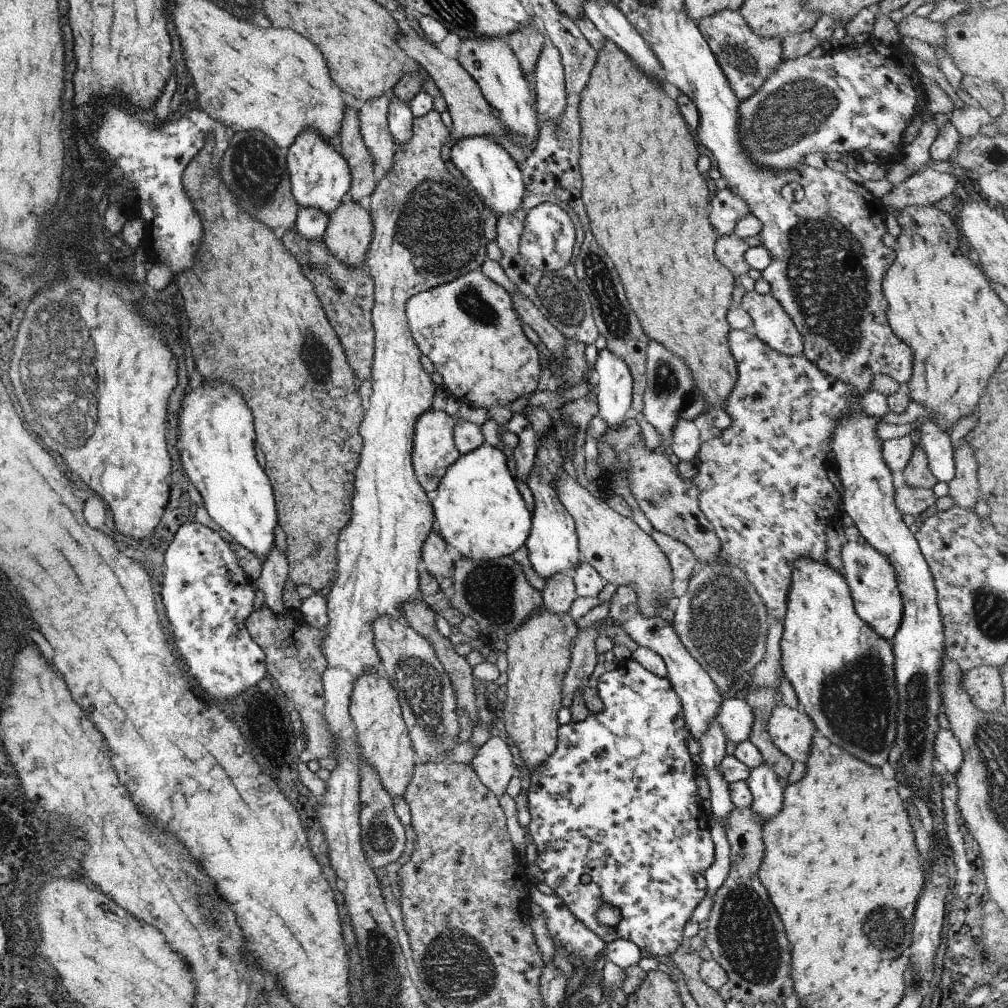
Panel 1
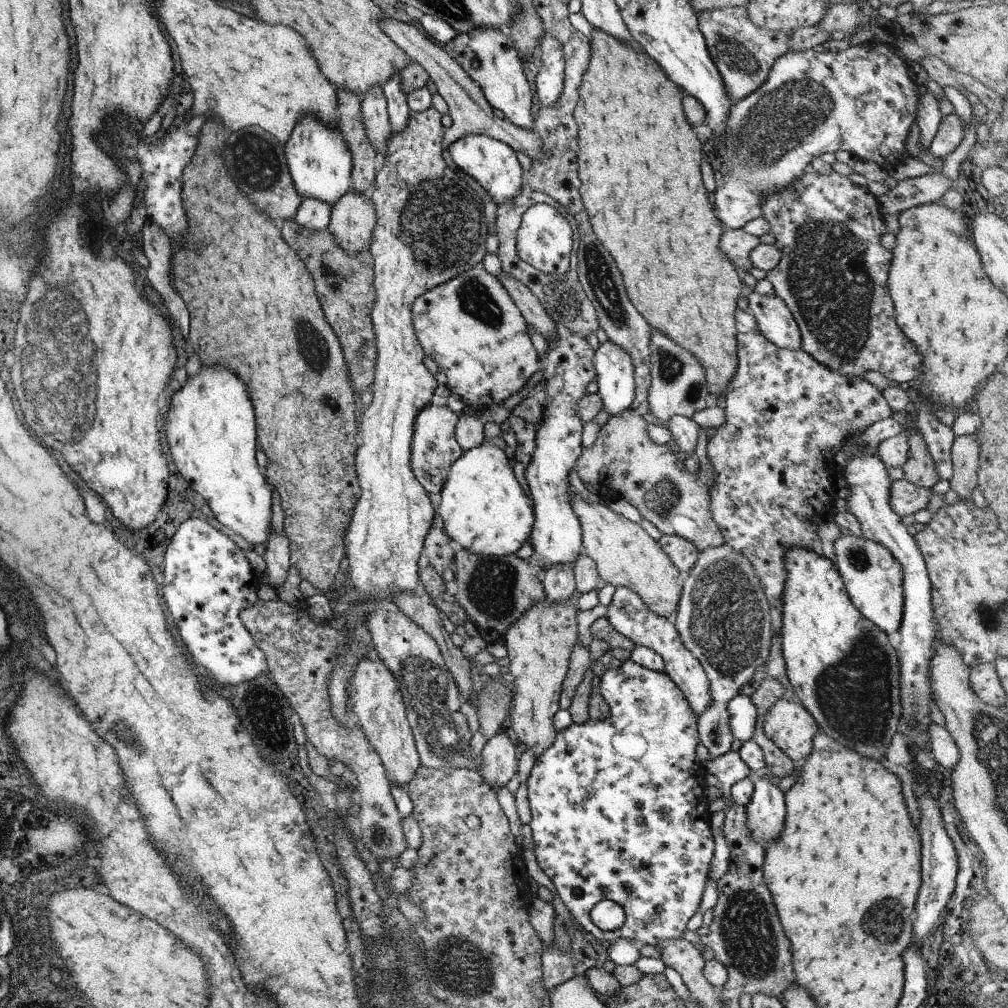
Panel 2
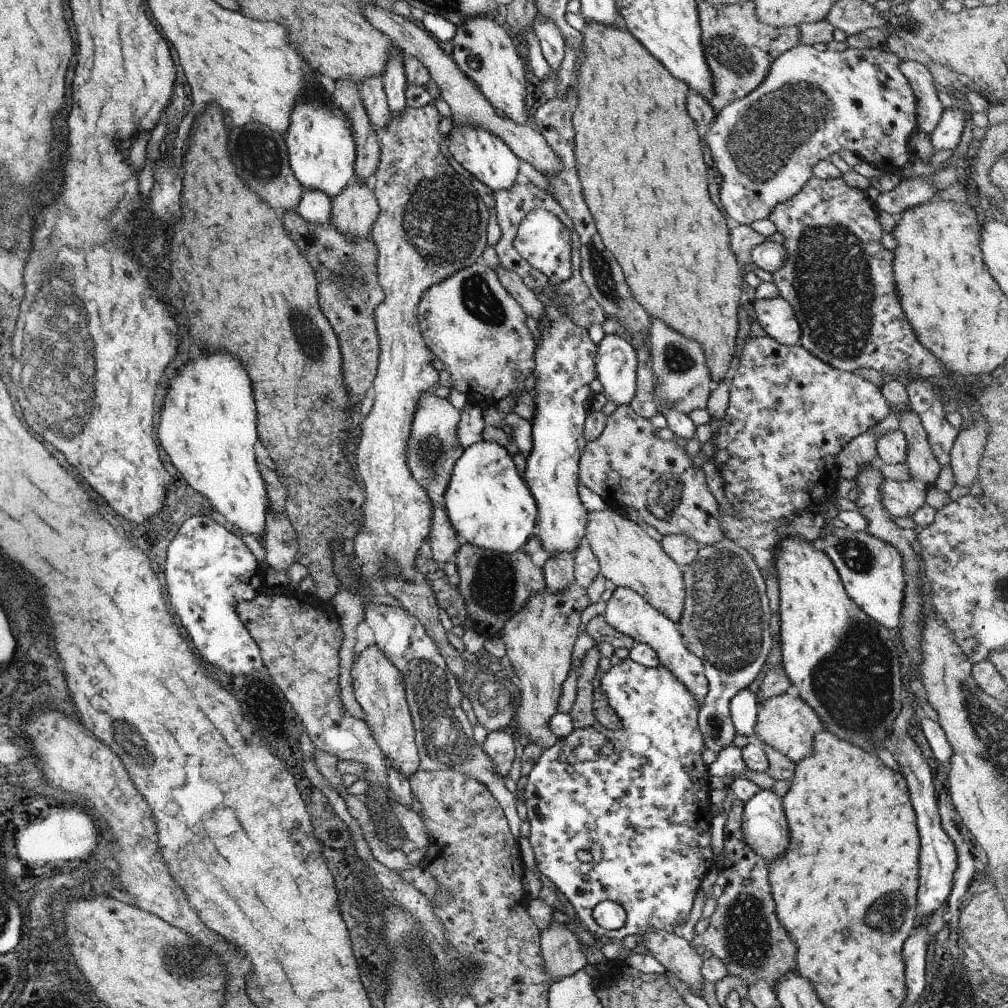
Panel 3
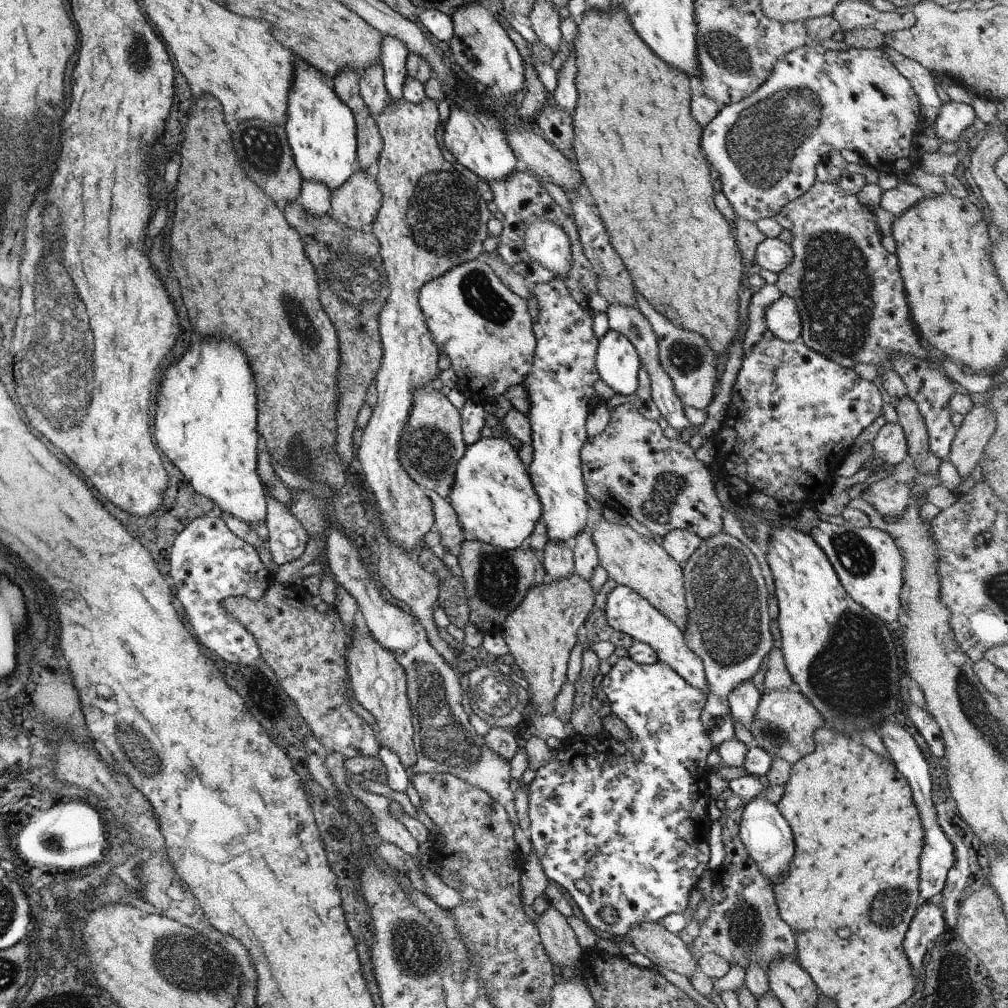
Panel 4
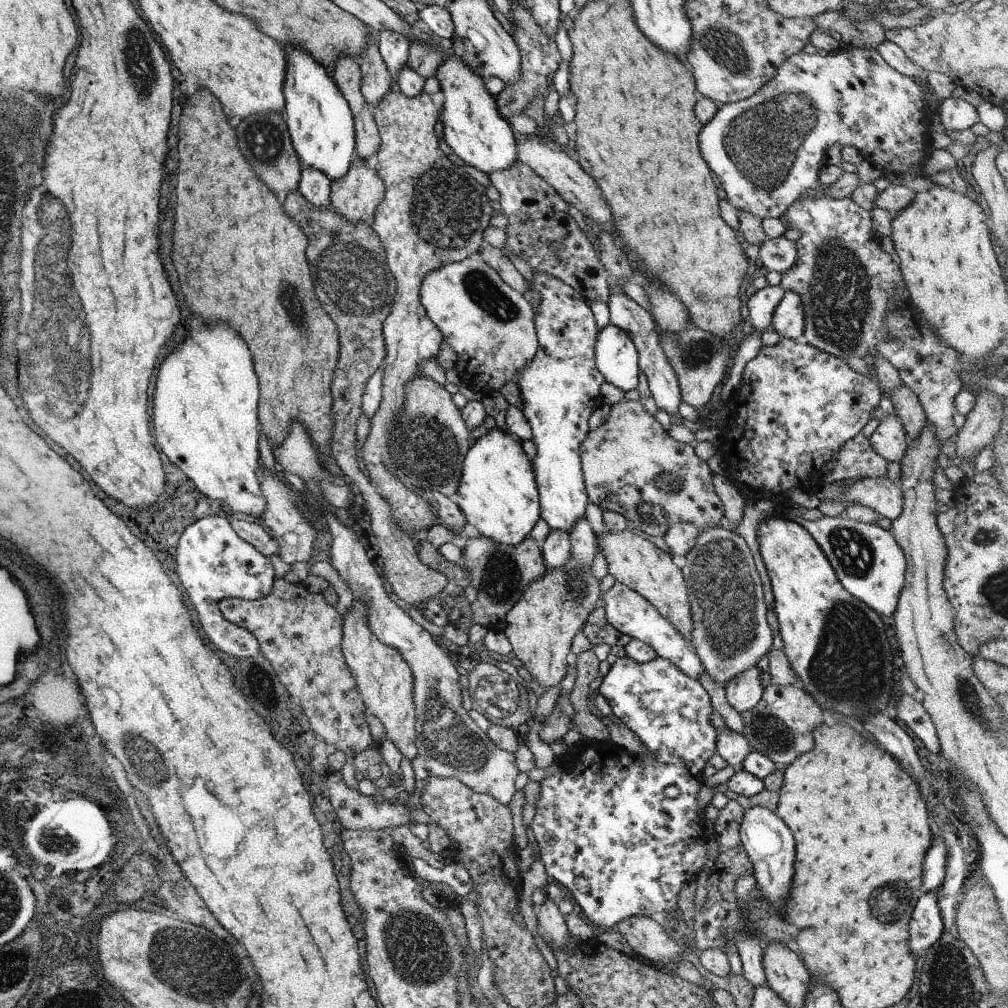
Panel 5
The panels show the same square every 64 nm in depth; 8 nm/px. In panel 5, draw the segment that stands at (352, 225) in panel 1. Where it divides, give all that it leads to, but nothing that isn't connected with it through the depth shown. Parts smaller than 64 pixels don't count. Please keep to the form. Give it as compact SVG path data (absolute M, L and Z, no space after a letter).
M357 156L349 163L345 174L332 180L329 206L345 220L370 225L384 192L384 182L376 169L368 168Z

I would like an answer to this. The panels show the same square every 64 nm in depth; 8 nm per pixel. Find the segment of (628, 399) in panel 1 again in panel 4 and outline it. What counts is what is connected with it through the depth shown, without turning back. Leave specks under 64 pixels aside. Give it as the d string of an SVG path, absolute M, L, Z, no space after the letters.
M607 329L598 338L594 363L600 379L615 394L625 396L636 391L641 364L635 347L625 335Z

